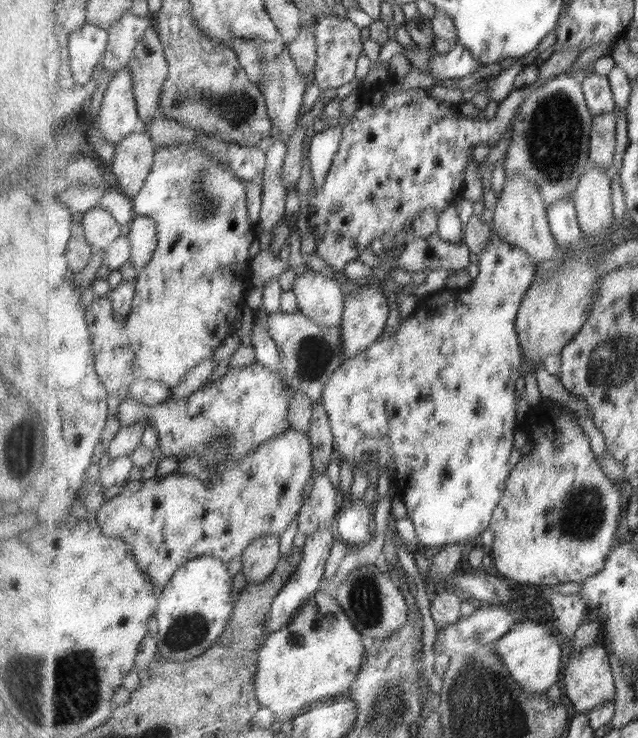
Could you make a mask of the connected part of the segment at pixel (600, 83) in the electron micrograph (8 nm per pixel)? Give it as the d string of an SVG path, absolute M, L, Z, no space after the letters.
M593 72L582 77L582 86L592 115L614 112L616 99L608 76Z

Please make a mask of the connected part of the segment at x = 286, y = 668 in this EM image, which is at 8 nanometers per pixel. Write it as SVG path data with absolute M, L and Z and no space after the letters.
M327 590L309 597L289 624L266 636L258 650L257 699L274 714L275 722L287 722L309 705L327 697L345 697L366 659L368 640Z

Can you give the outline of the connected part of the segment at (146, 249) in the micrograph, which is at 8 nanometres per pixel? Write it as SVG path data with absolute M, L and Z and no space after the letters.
M138 215L131 224L128 233L132 254L130 263L137 272L145 268L153 259L154 253L158 250L158 232L155 219L147 215Z

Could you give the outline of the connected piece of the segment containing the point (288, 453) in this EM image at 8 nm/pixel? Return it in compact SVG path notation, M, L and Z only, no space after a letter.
M291 428L264 442L241 461L225 466L223 472L210 473L206 480L178 472L164 479L154 476L147 481L127 482L119 494L107 500L97 511L97 522L105 535L123 537L129 543L137 565L151 577L157 592L161 593L186 562L199 557L217 557L229 564L231 560L242 557L245 549L257 538L265 535L280 537L287 526L299 518L306 500L301 494L311 476L314 476L312 438L308 432Z

